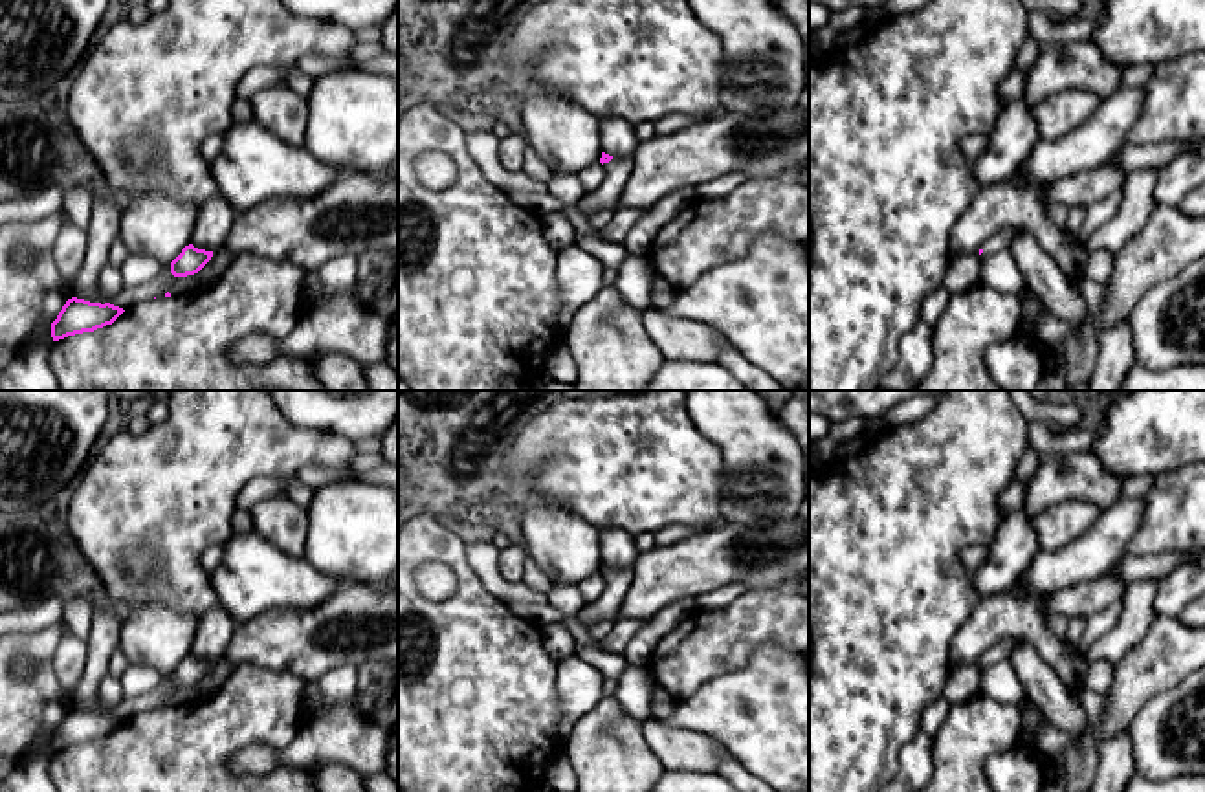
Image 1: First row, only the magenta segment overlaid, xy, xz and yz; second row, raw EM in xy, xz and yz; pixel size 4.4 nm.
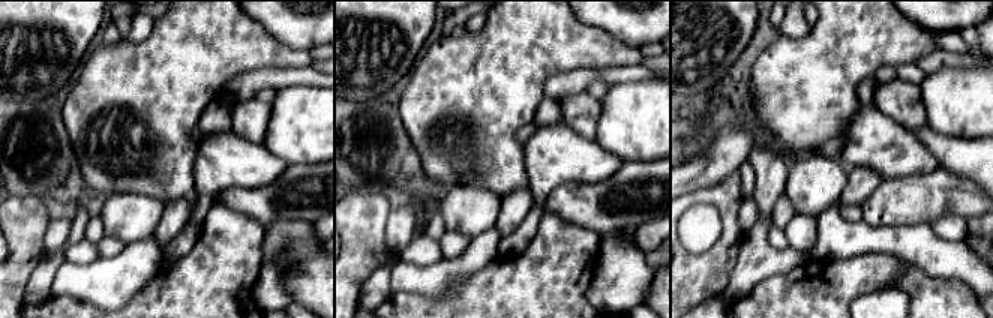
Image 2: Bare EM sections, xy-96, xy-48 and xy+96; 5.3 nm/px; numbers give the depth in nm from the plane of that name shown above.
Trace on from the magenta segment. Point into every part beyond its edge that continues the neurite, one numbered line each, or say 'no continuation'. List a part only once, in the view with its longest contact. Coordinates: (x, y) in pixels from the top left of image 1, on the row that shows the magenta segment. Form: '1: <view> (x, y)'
1: xz (619, 171)

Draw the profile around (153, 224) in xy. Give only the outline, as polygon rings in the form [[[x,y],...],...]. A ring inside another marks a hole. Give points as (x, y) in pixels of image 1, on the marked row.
[[[154,189],[123,204],[119,238],[128,255],[167,266],[191,244],[196,216],[193,204]]]

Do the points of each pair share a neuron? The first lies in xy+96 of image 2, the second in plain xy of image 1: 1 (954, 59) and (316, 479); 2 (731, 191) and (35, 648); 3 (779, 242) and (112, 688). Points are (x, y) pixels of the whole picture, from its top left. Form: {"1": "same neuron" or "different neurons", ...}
{"1": "same neuron", "2": "same neuron", "3": "same neuron"}

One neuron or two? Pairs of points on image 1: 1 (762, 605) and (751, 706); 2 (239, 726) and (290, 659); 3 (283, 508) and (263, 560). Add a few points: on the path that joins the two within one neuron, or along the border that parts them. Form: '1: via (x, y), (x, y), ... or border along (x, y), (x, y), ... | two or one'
1: border along (789, 649), (763, 644), (745, 664), (719, 675) | two
2: border along (239, 662), (292, 671), (307, 682) | two
3: border along (255, 530), (285, 552), (303, 558) | two

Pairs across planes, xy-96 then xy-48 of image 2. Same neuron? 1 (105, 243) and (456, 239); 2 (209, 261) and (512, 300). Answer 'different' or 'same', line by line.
1: same
2: same

